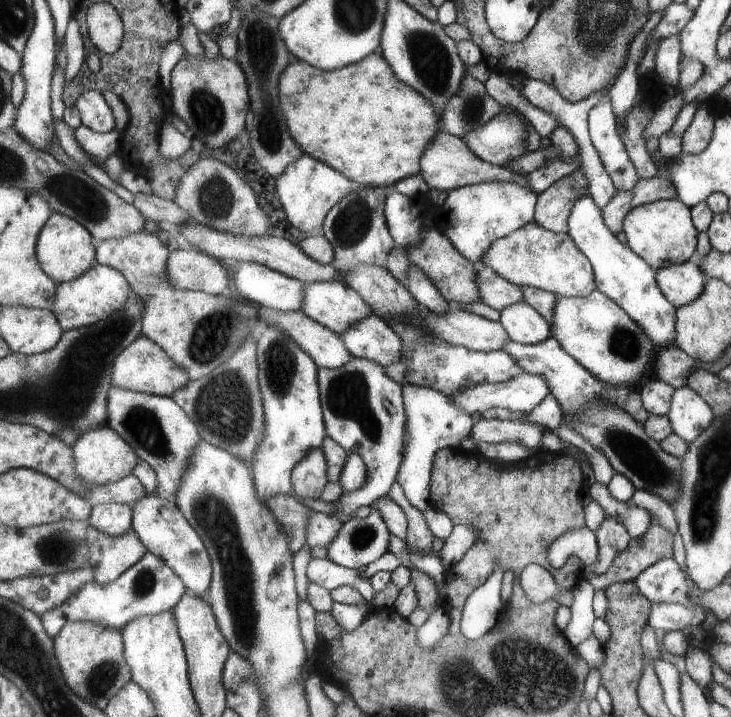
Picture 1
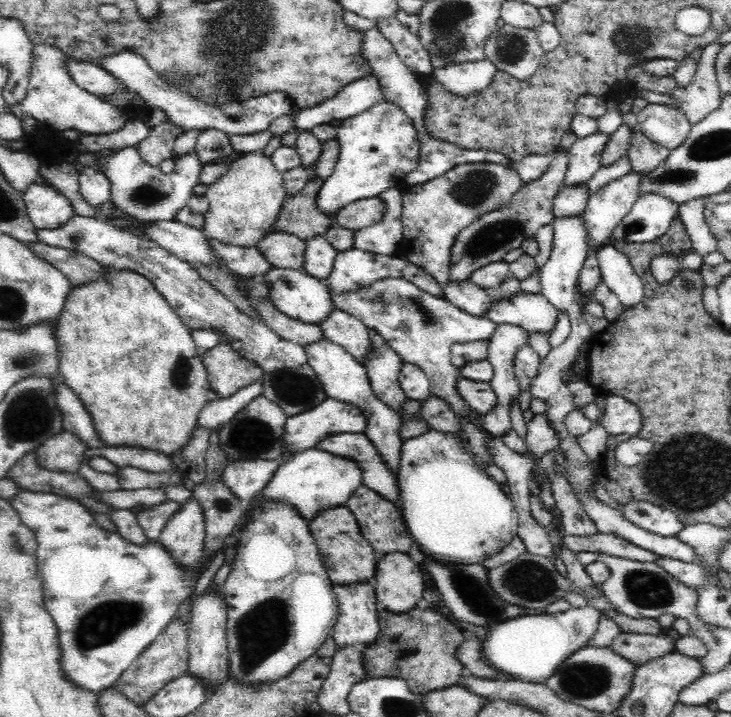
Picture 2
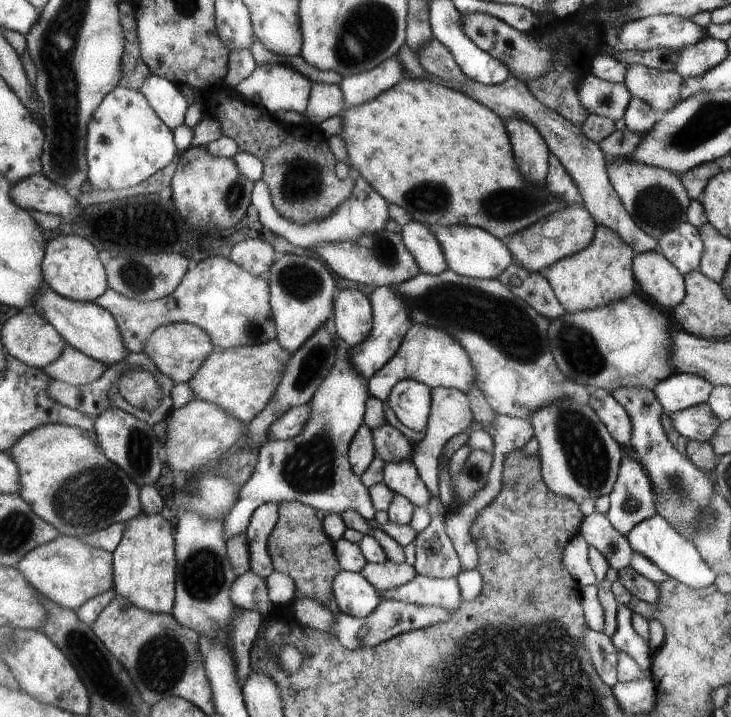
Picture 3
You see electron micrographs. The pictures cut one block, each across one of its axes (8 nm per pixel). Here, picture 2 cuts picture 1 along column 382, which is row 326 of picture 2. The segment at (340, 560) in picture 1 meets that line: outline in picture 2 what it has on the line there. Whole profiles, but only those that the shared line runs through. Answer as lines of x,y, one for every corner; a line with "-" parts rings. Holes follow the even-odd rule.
498,287
490,288
488,292
491,302
484,317
497,326
503,323
520,326
532,338
536,333
548,336
555,329
559,312
540,292
530,294
520,288
508,298
503,298

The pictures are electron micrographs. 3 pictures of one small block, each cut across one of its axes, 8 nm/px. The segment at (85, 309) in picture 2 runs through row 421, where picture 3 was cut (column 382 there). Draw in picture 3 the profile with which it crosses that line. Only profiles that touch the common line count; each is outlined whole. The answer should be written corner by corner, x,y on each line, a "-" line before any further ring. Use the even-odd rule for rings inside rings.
403,77
399,79
397,84
388,88
387,91
381,92
373,100
358,104
357,106
346,107
340,115
341,132
339,132
339,136
345,142
346,158
347,162
349,162
348,166
355,168
361,174
360,177
367,184
370,184
388,202
392,209
403,208
411,216
411,221
417,221
428,226
432,226
433,224
439,224
439,226
451,226
455,224
473,226
485,229
485,232
492,233
494,237
501,239
503,236
507,236
507,234
519,231
523,226
527,226
527,224
530,225
533,222
537,222
537,220
544,219
551,212
557,212
557,210
565,208
565,202
561,202
557,196
550,194
545,186
533,186
527,180
523,182
519,178
519,174
515,172
517,164
512,154
511,141
508,139
504,121
492,109
479,104
476,100
465,96
465,94
461,94
459,90
441,86
441,84
431,82
431,80
417,80
417,78

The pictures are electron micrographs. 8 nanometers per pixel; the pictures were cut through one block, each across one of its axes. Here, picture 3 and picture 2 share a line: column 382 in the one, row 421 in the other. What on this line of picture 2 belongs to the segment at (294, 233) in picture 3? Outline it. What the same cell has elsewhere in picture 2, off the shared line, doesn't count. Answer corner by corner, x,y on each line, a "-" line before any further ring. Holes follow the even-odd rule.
258,380
230,396
212,400
199,414
198,426
205,426
210,430
220,428
221,424
227,423
244,405
247,405
253,398
263,394
264,382

